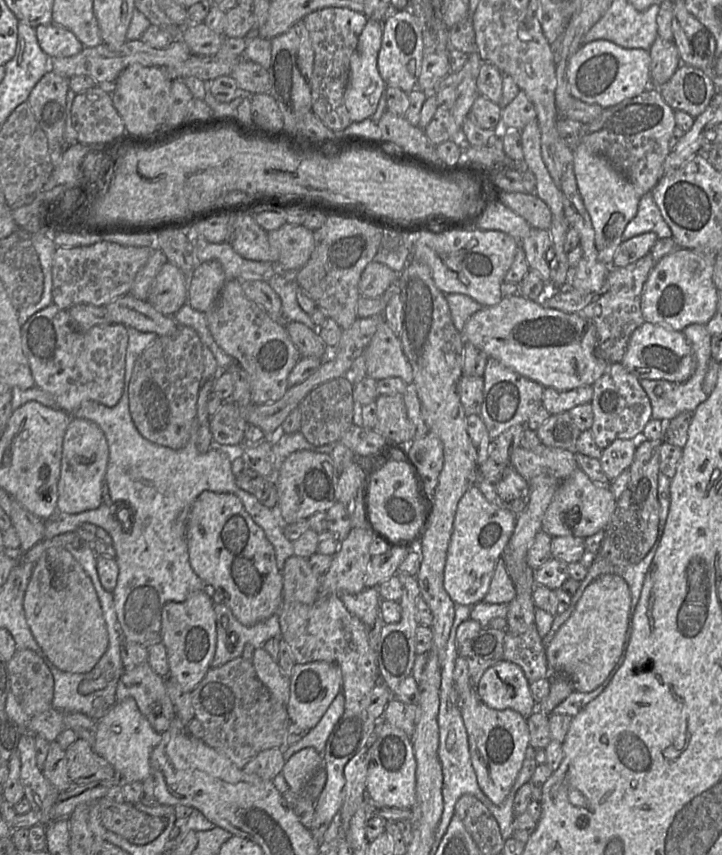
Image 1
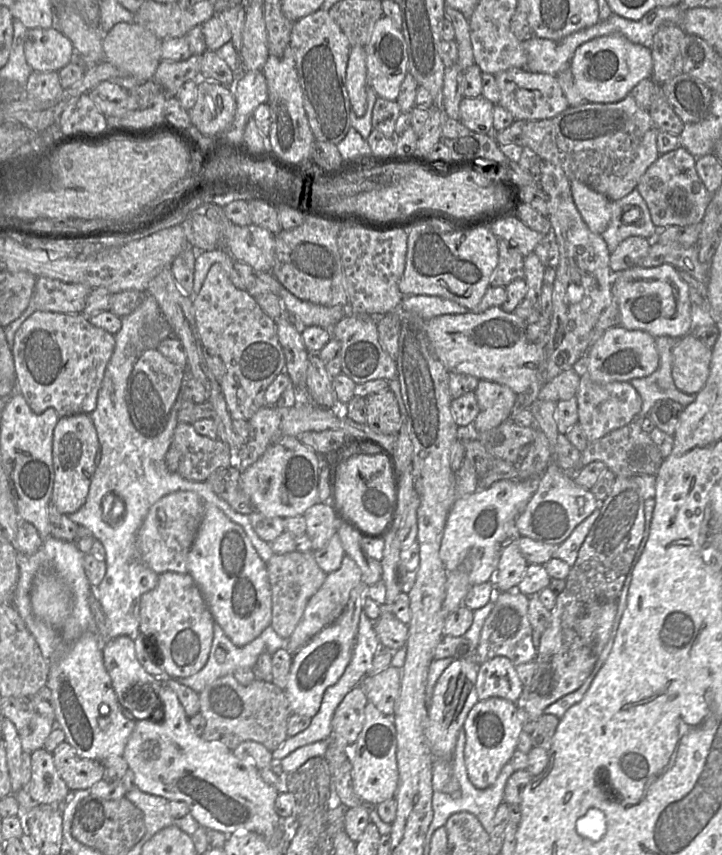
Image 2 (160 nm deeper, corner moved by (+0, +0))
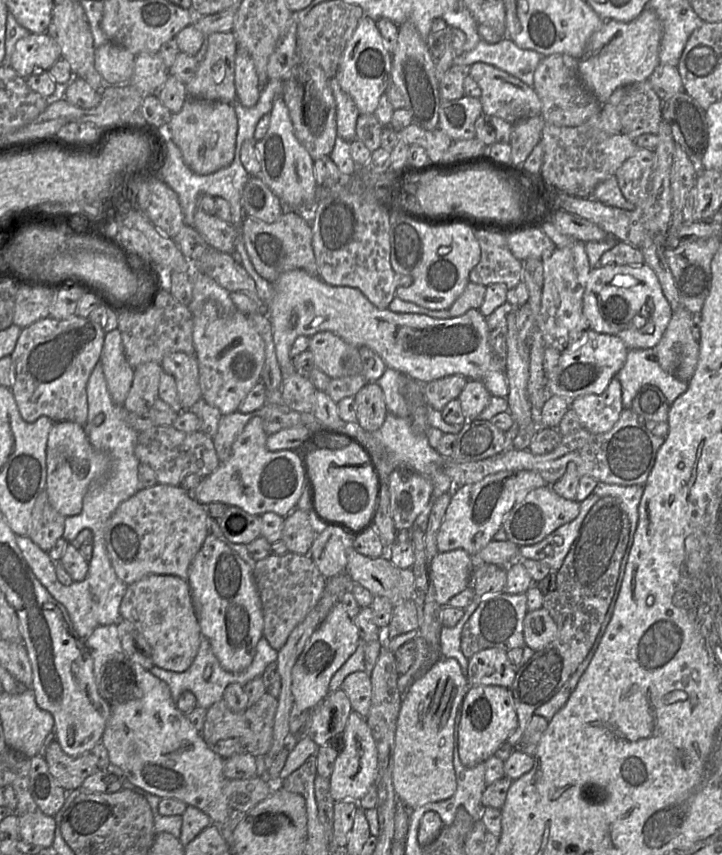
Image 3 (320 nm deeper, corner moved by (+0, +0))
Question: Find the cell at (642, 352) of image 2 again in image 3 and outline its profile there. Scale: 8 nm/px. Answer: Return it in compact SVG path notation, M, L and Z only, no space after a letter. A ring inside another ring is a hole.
M588 329L578 341L560 352L557 366L547 375L550 395L561 396L571 403L579 396L603 392L623 367L628 352L619 337Z

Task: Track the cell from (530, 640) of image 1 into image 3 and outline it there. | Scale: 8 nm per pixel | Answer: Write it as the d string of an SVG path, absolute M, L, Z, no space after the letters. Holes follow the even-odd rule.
M506 592L482 599L479 606L464 624L461 632L461 651L469 659L485 648L499 648L509 651L525 646L523 625L528 612L525 593L509 594Z

